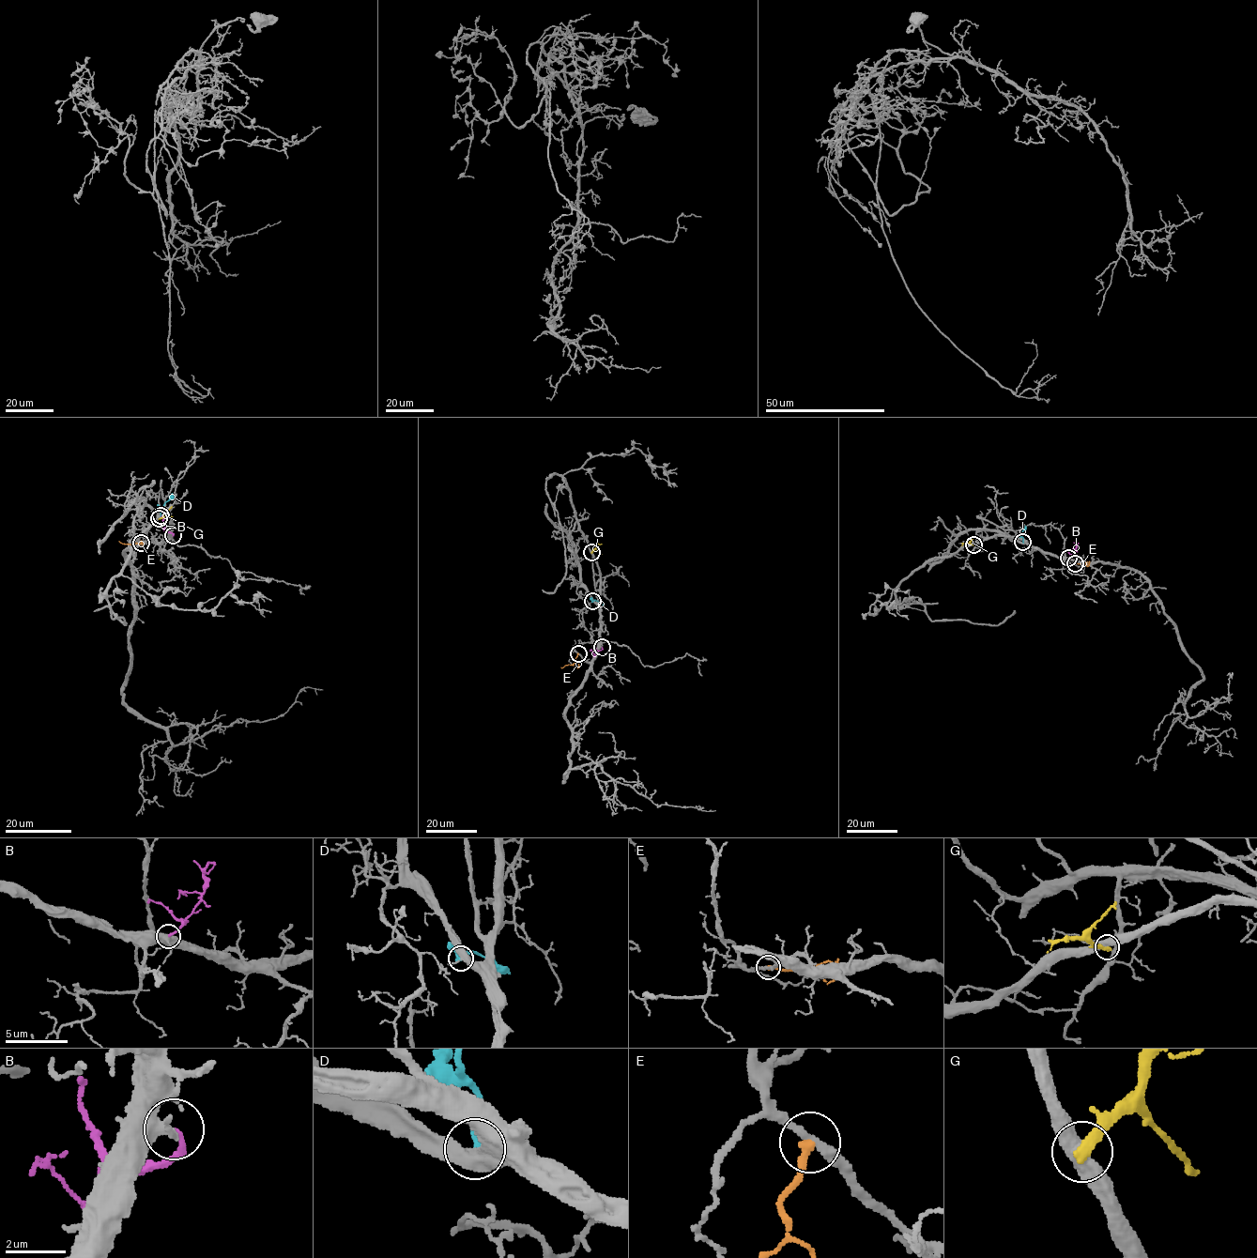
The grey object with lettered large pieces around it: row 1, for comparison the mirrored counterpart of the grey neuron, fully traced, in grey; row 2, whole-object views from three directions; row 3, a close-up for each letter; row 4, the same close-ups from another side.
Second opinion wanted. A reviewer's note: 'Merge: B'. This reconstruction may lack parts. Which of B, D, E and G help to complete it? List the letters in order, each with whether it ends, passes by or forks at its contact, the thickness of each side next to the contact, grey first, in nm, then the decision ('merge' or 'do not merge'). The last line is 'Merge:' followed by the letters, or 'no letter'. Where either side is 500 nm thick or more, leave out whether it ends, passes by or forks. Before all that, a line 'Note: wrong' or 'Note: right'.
Note: right
B: it ends there; 340 nm thick on the grey side, 180 nm on the other; merge
D: it ends there; 400 nm thick on the grey side, 190 nm on the other; do not merge
E: it ends there; 280 nm thick on the grey side, 280 nm on the other; do not merge
G: 550 nm thick on the grey side, 400 nm on the other; do not merge
Merge: B

